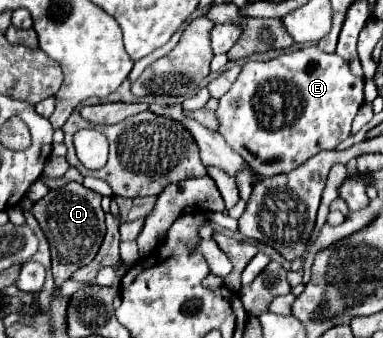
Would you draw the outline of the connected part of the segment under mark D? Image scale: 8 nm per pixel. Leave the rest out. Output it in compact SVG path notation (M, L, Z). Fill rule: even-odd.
M67 183L49 191L33 205L33 215L43 227L51 247L51 271L57 285L63 285L77 269L89 265L105 239L105 211L101 209L101 195L83 187L81 183Z

